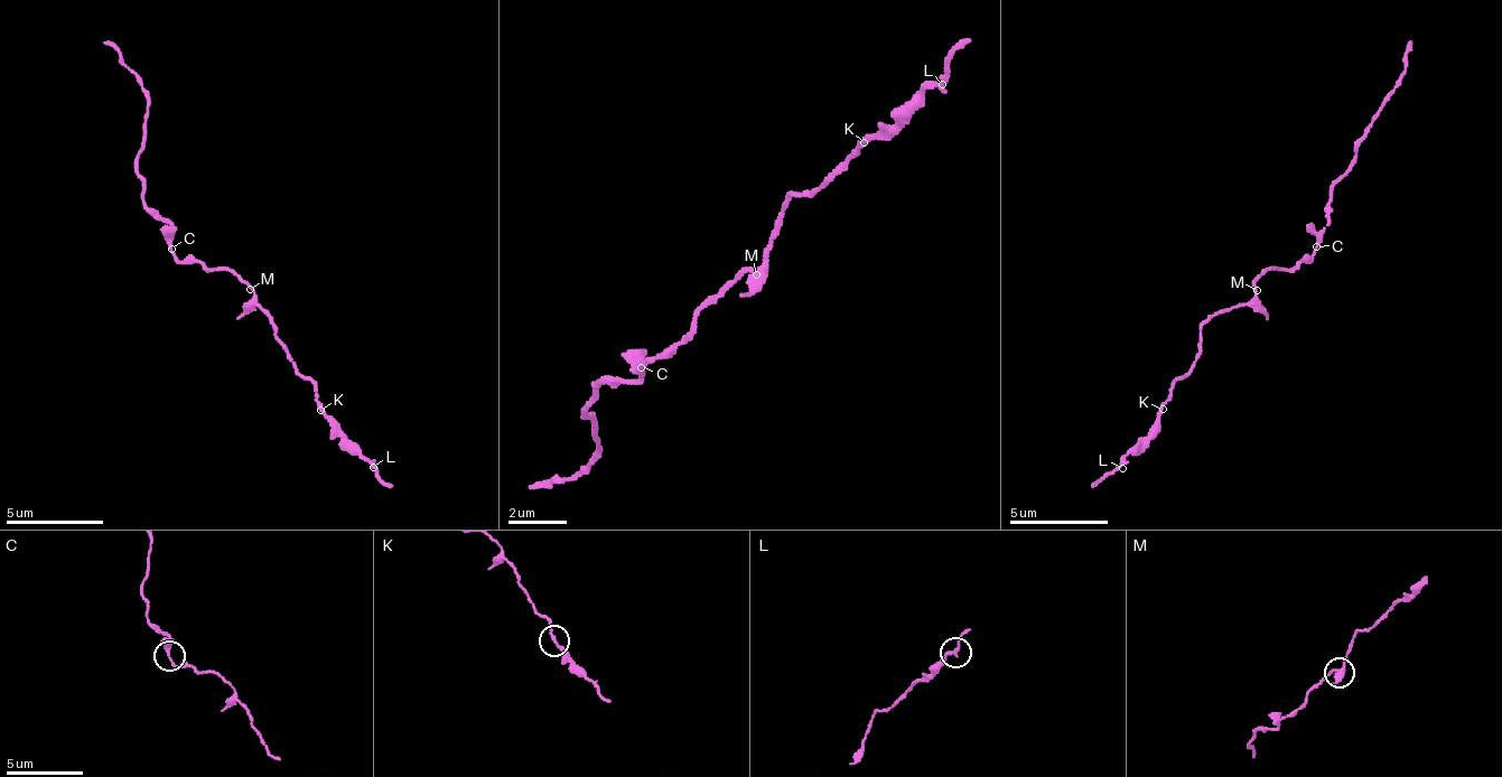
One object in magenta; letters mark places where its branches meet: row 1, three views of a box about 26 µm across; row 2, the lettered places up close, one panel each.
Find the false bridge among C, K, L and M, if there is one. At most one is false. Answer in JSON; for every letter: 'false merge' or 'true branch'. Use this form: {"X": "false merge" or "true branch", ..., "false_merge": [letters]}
{"C": "true branch", "K": "true branch", "L": "true branch", "M": "true branch", "false_merge": []}

